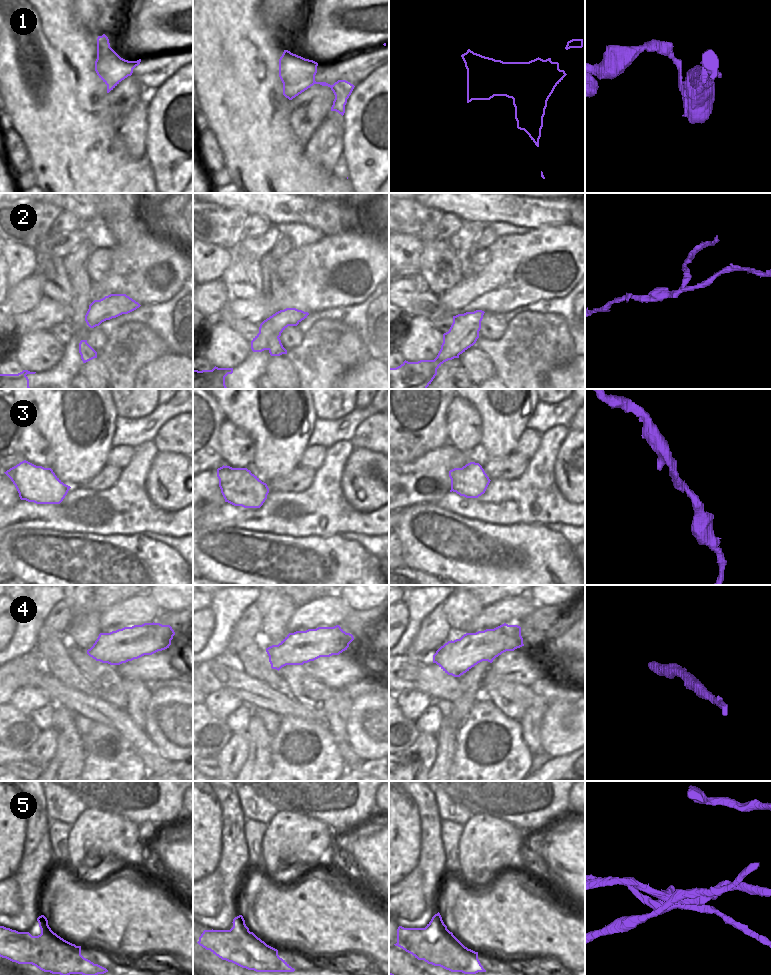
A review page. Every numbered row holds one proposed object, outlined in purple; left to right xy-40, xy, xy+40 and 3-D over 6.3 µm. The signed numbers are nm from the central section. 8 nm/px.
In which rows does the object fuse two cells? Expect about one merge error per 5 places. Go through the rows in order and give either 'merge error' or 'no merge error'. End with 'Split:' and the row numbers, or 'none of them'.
1: no merge error
2: merge error
3: no merge error
4: no merge error
5: merge error
Split: 2, 5

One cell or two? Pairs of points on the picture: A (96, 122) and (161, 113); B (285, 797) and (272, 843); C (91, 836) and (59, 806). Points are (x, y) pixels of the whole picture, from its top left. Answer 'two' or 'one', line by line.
A: two
B: two
C: two

